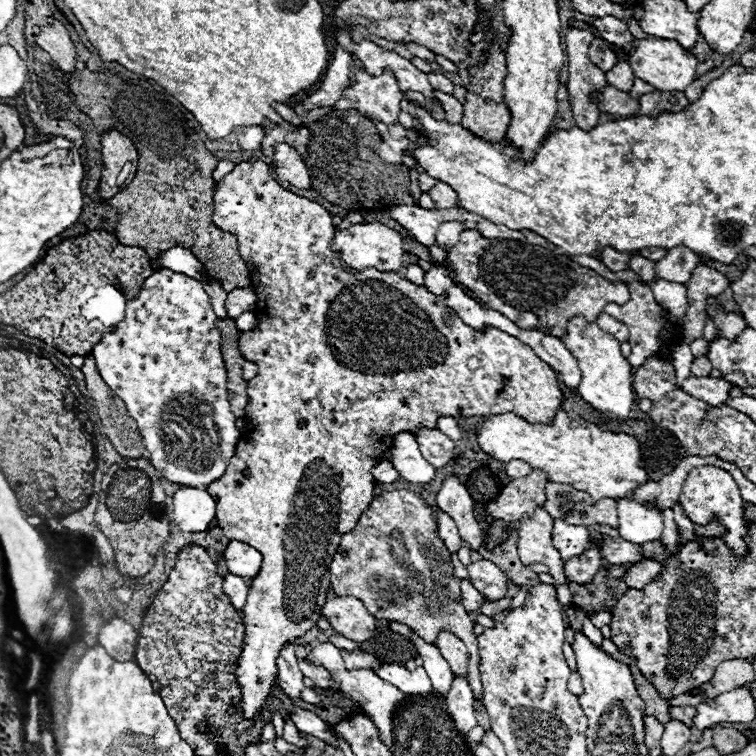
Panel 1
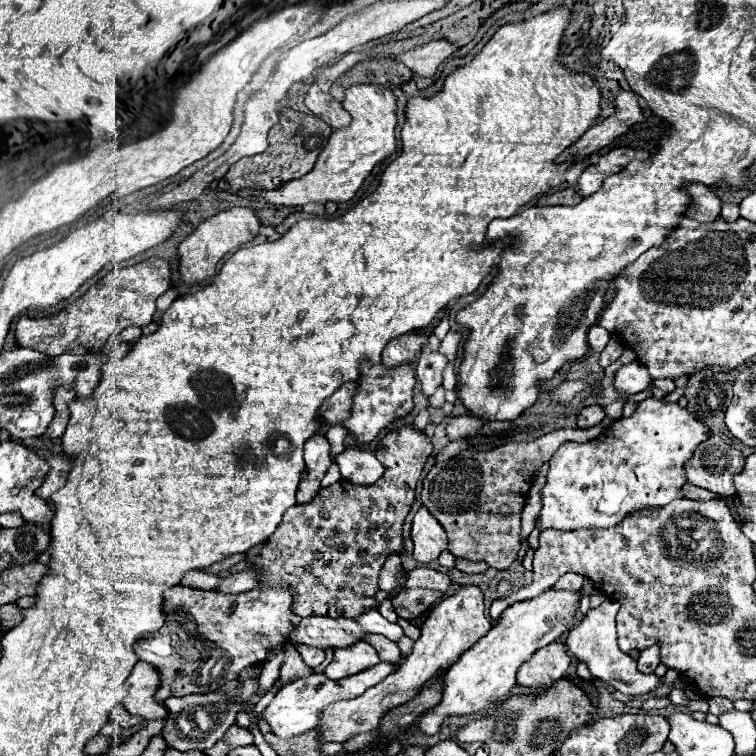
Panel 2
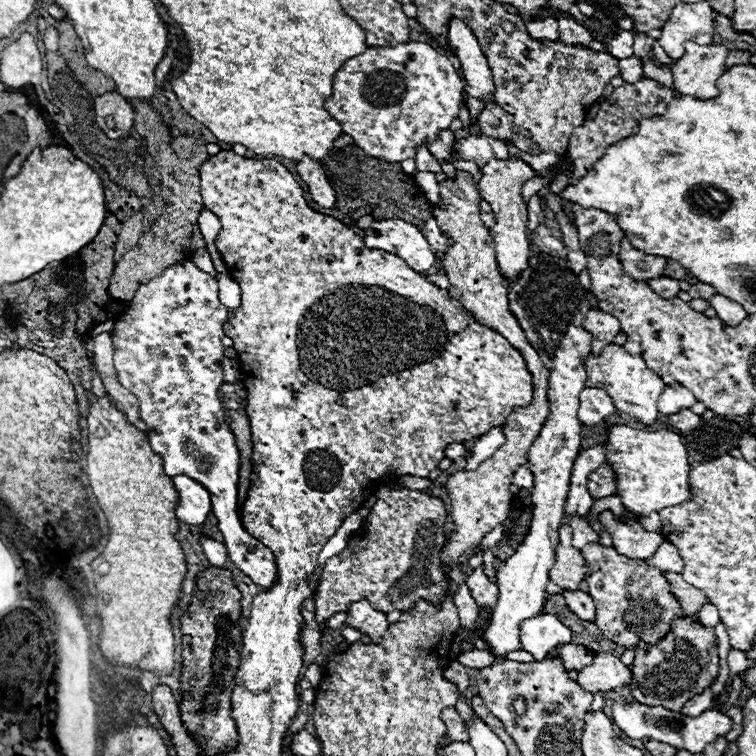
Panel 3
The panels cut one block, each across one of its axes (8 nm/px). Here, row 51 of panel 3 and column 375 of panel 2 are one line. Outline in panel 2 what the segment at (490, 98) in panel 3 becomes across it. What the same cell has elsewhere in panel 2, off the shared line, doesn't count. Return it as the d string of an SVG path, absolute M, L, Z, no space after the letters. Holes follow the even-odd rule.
M362 446L346 448L340 452L336 456L336 464L342 478L350 480L352 484L374 484L384 472L384 466L376 460L374 452Z

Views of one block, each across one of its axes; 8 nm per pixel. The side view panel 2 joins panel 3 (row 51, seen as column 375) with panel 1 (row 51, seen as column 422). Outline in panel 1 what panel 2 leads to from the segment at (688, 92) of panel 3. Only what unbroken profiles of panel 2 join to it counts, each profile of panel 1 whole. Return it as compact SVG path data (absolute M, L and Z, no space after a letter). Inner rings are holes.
M642 38L632 40L630 44L622 46L628 56L628 64L636 78L652 84L662 92L684 92L688 84L694 82L694 72L698 66L696 56L688 54L676 40L662 40L662 38Z

